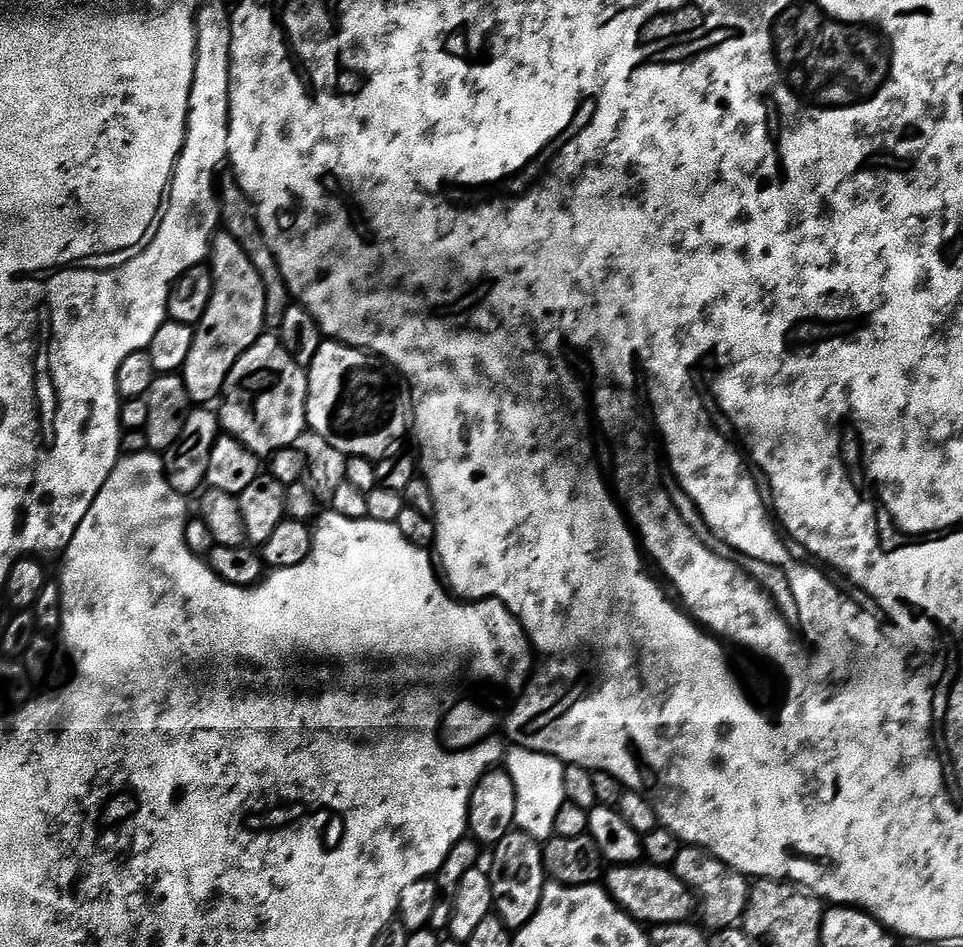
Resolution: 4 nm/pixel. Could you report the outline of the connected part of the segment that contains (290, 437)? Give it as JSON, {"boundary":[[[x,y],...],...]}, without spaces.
{"boundary":[[[262,334],[254,346],[234,362],[234,370],[230,370],[224,383],[218,415],[227,435],[242,442],[256,456],[270,458],[283,448],[295,446],[308,428],[307,405],[306,369],[290,358],[279,335]]]}

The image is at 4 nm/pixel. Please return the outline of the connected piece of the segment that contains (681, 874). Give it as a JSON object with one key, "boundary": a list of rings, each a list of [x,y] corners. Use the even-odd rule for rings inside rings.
{"boundary":[[[691,846],[681,847],[678,858],[672,863],[671,869],[696,897],[699,915],[704,915],[702,924],[705,929],[734,928],[743,921],[750,893],[749,877],[734,871],[704,849]]]}

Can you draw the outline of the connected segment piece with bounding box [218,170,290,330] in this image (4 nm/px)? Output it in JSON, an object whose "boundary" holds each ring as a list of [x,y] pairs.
{"boundary":[[[230,170],[219,173],[218,199],[220,201],[220,224],[223,231],[229,232],[242,246],[242,250],[246,250],[250,262],[254,262],[254,270],[258,270],[258,274],[262,278],[262,286],[266,290],[265,329],[279,330],[282,326],[282,318],[290,306],[288,287],[282,278],[282,270],[278,270],[278,262],[274,258],[270,246],[265,242],[263,232],[260,231],[256,210],[252,207],[248,195],[237,186],[236,176]]]}

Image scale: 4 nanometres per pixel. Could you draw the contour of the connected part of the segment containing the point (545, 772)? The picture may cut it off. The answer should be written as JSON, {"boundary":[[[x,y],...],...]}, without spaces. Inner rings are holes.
{"boundary":[[[511,747],[504,764],[515,784],[518,794],[517,809],[515,810],[516,828],[530,834],[535,840],[546,842],[555,835],[554,823],[558,811],[566,802],[565,798],[565,765],[553,756],[541,752],[526,751],[524,748]]]}

